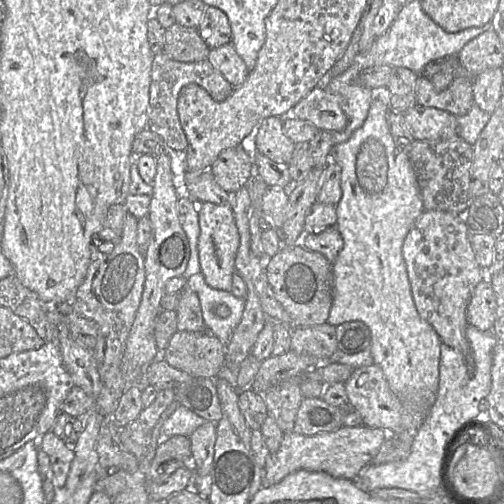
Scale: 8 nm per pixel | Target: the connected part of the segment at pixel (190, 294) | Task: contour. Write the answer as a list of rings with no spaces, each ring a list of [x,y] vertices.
[[[188,285],[179,292],[179,303],[175,311],[177,313],[177,331],[210,334],[202,317],[199,298]]]

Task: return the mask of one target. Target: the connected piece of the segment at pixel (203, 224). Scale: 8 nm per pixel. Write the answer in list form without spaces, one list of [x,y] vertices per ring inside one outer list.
[[[231,196],[230,203],[226,204],[198,202],[198,213],[200,226],[198,251],[201,273],[210,287],[230,292],[232,277],[236,272],[235,258],[240,244],[239,232],[231,207]]]

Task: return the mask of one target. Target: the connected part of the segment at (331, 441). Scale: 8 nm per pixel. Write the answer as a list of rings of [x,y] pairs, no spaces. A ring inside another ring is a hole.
[[[364,425],[340,428],[313,436],[292,431],[284,433],[279,449],[270,453],[263,467],[263,487],[279,483],[284,477],[300,469],[325,472],[334,478],[353,480],[369,465],[378,453],[388,432]]]

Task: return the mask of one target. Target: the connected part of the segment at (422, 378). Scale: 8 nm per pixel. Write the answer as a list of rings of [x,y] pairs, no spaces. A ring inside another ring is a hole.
[[[384,93],[376,94],[363,125],[347,141],[332,149],[331,161],[341,168],[342,189],[341,199],[336,205],[335,227],[339,230],[344,245],[332,263],[333,303],[327,323],[338,326],[344,322],[360,321],[369,328],[369,350],[374,364],[382,369],[389,388],[402,405],[401,422],[395,432],[417,431],[437,397],[442,342],[435,329],[417,311],[402,255],[403,242],[424,211],[424,205],[408,153],[396,146],[390,133],[388,110]]]

